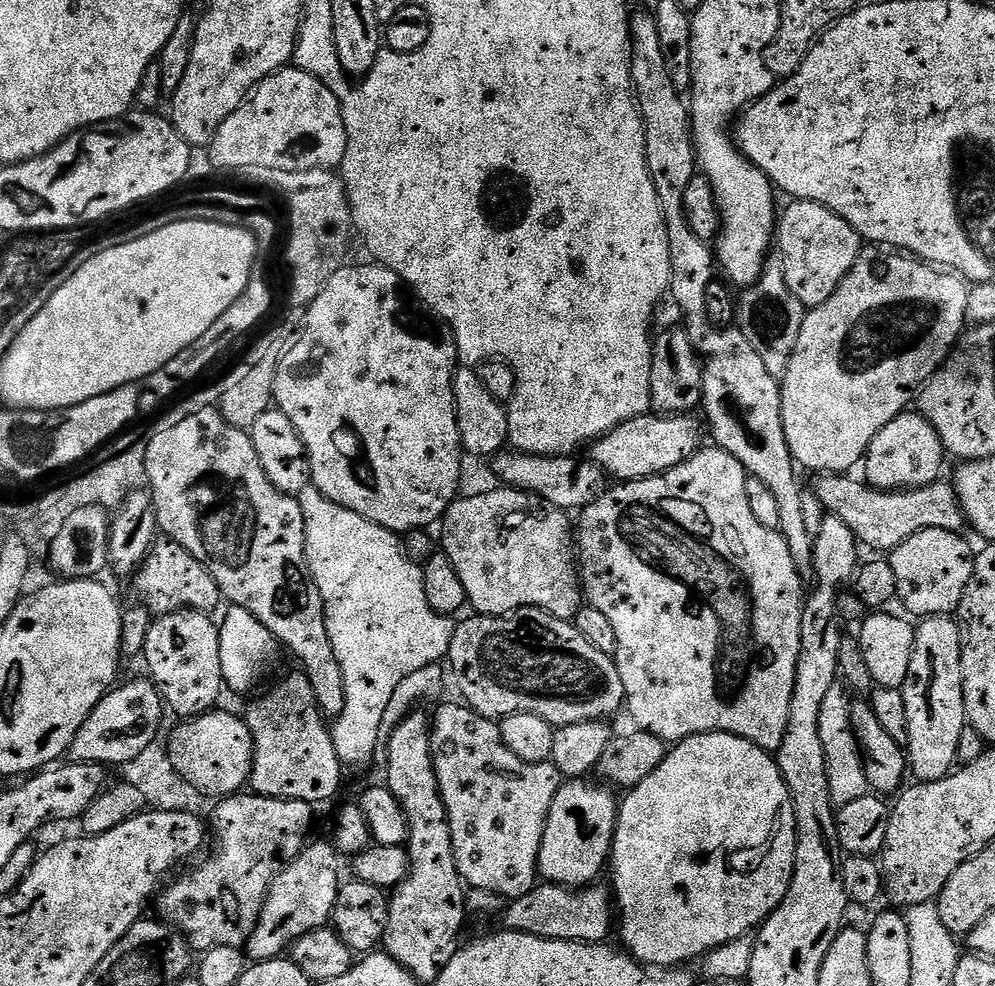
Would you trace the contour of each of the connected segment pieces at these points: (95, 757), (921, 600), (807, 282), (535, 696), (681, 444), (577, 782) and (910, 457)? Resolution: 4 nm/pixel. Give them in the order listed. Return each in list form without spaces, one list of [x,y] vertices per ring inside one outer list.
[[[143,679],[132,680],[129,684],[121,683],[107,692],[98,706],[94,706],[68,748],[66,756],[71,763],[123,766],[158,740],[160,723],[166,717],[166,705],[151,679]]]
[[[927,528],[906,538],[902,546],[890,553],[894,578],[898,578],[896,594],[899,603],[904,603],[905,613],[913,612],[908,614],[916,618],[952,616],[959,609],[962,594],[966,594],[966,586],[970,586],[976,565],[974,548],[964,538],[958,532]]]
[[[793,199],[789,204],[792,205],[785,212],[783,209],[778,216],[778,255],[784,264],[786,285],[790,286],[790,290],[794,292],[798,301],[804,304],[805,309],[817,308],[830,298],[830,294],[834,294],[842,278],[850,274],[854,262],[860,257],[862,241],[854,226],[850,226],[850,222],[834,214],[834,210],[813,200]]]
[[[526,607],[520,611],[514,612],[507,616],[483,616],[472,614],[469,620],[460,620],[456,625],[456,633],[448,647],[447,663],[452,663],[452,672],[450,668],[450,676],[456,679],[456,684],[460,687],[463,703],[473,708],[480,716],[485,716],[488,720],[499,721],[501,718],[514,714],[515,712],[525,712],[526,714],[538,714],[538,718],[546,718],[546,722],[550,722],[553,726],[563,726],[566,724],[581,724],[587,720],[607,721],[608,716],[612,716],[616,711],[625,707],[624,687],[622,686],[622,678],[618,678],[618,670],[616,669],[616,661],[611,656],[602,654],[602,650],[590,646],[590,642],[586,642],[586,638],[582,638],[582,634],[578,634],[575,623],[559,620],[551,616],[548,611],[541,608]]]
[[[649,414],[630,418],[630,422],[622,422],[595,441],[590,448],[590,458],[616,482],[641,480],[669,472],[683,460],[690,459],[701,447],[700,428],[690,417],[688,414]]]
[[[572,778],[561,783],[548,811],[536,863],[539,875],[547,883],[558,884],[569,890],[591,885],[595,881],[592,879],[603,868],[605,871],[612,855],[618,796],[611,787],[600,782],[591,784],[590,781],[588,778]]]
[[[905,410],[898,418],[894,418],[870,442],[868,455],[862,461],[863,475],[867,483],[873,488],[882,488],[885,490],[899,490],[902,488],[924,488],[928,484],[935,484],[941,479],[940,471],[944,468],[946,453],[943,442],[938,438],[938,430],[930,426],[930,422],[916,410]]]

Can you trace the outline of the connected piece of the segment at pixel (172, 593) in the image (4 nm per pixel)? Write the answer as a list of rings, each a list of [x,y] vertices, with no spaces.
[[[167,538],[157,539],[152,545],[143,564],[134,573],[135,580],[136,596],[140,599],[137,601],[156,618],[185,610],[212,614],[222,604],[220,587],[214,582],[210,570],[206,570],[190,550]]]

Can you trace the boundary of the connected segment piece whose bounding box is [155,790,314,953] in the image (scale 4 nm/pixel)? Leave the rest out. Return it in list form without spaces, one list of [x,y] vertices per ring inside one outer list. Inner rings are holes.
[[[248,790],[235,796],[223,797],[210,817],[210,832],[211,835],[212,832],[216,835],[216,853],[209,860],[202,861],[193,872],[188,872],[185,876],[177,875],[159,893],[155,901],[156,908],[160,911],[159,919],[165,924],[171,924],[176,931],[183,932],[191,947],[201,953],[209,952],[214,946],[244,948],[255,930],[271,883],[285,865],[298,858],[305,848],[304,835],[312,824],[312,812],[313,805],[307,804],[305,800],[279,800],[258,796]]]

